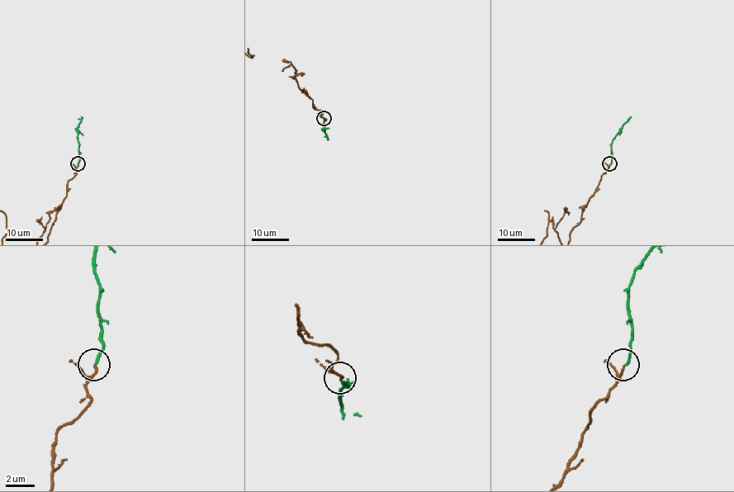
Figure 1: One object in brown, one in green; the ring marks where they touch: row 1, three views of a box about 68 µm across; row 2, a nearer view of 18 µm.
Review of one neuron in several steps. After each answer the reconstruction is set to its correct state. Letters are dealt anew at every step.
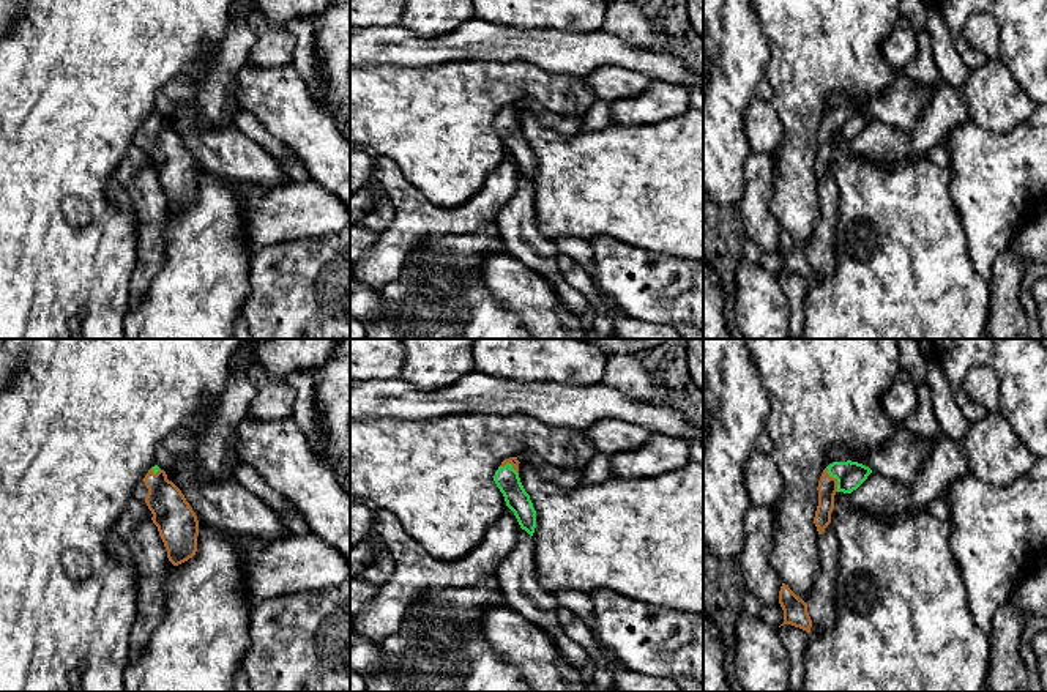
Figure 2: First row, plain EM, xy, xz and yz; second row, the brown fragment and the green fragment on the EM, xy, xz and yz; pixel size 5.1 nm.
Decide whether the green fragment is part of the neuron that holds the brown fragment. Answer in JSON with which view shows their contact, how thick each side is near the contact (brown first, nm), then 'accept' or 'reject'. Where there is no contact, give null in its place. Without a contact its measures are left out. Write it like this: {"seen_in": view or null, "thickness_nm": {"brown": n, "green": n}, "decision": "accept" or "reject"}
{"seen_in": "yz", "thickness_nm": {"brown": 100, "green": 140}, "decision": "accept"}

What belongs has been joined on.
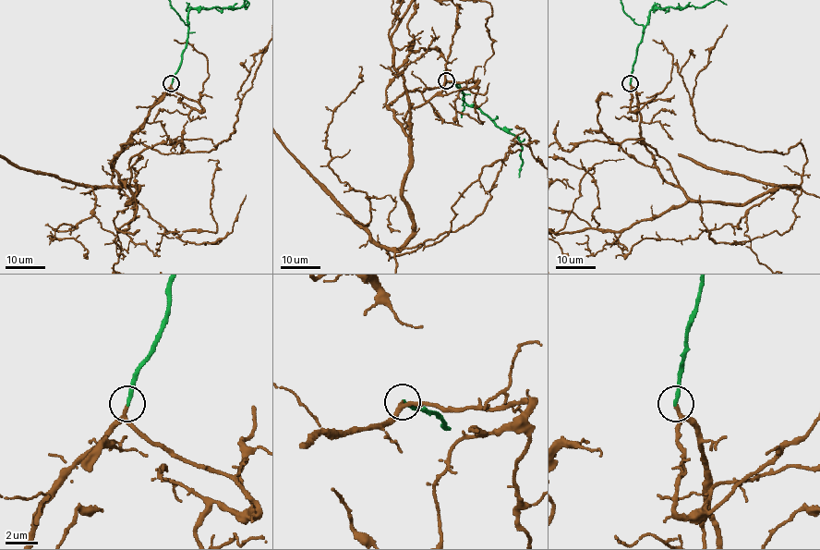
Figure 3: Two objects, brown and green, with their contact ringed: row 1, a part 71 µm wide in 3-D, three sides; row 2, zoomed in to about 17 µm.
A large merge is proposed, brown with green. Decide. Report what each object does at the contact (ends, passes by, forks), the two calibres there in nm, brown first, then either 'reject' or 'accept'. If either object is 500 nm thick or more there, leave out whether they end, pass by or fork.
brown passes by; green ends there; 160 nm thick on the brown side, 240 nm on the other; accept

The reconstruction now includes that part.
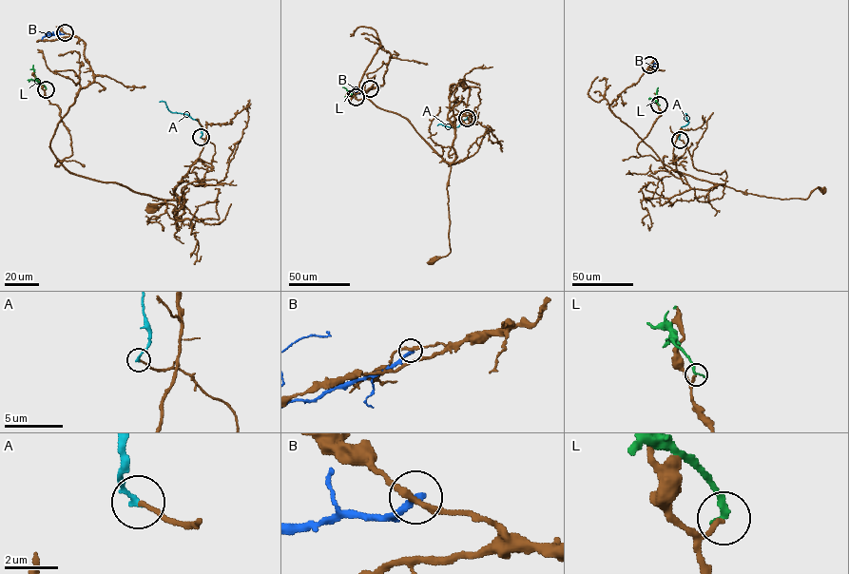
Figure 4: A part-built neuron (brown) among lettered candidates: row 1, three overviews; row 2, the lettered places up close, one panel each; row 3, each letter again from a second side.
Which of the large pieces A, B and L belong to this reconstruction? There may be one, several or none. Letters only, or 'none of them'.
A

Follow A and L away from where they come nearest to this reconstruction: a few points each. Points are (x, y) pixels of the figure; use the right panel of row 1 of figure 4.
A: (680, 140), (680, 128), (688, 123), (686, 114)
L: (659, 105), (655, 99), (658, 87)

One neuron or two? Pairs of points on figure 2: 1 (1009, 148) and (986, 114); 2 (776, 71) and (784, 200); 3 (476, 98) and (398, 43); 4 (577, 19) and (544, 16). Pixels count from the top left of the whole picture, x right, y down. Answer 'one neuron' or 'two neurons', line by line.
1: two neurons
2: one neuron
3: two neurons
4: one neuron

